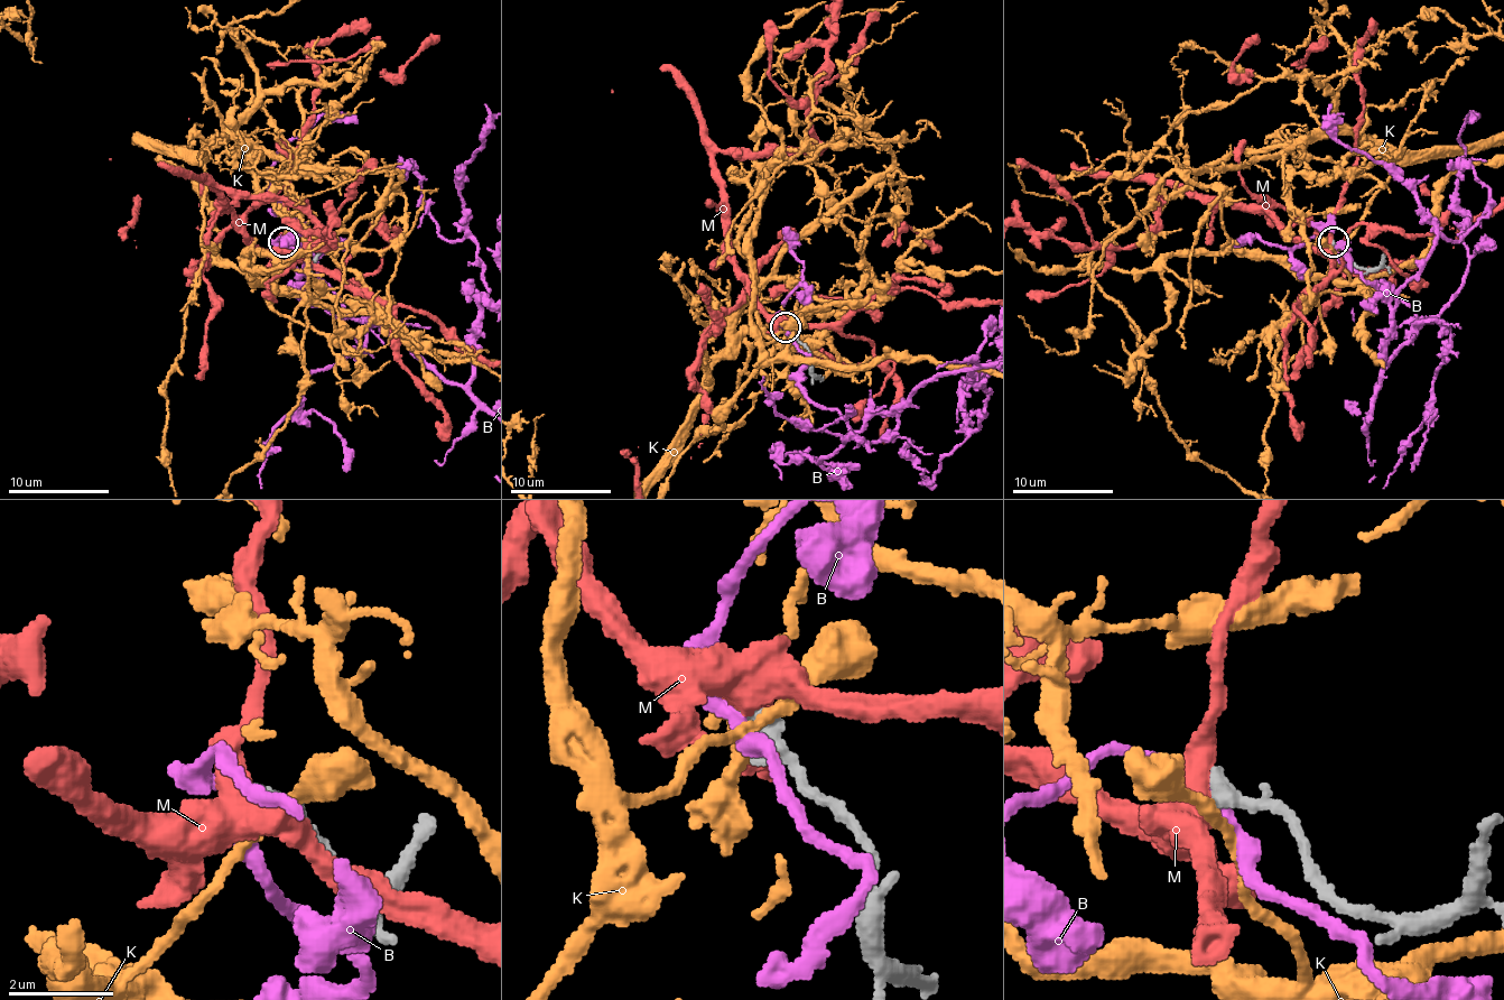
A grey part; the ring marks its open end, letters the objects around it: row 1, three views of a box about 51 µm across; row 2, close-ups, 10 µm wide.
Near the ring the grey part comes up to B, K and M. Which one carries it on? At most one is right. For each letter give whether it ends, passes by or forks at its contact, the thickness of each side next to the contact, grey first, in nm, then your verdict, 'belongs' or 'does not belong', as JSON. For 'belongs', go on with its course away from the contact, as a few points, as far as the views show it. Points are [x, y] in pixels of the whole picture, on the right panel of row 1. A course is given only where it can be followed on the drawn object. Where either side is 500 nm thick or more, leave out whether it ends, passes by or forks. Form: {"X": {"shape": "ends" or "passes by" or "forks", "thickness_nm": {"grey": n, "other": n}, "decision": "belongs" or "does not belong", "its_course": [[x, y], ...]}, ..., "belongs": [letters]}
{"B": {"shape": "passes by", "thickness_nm": {"grey": 280, "other": 240}, "decision": "does not belong"}, "K": {"shape": "passes by", "thickness_nm": {"grey": 300, "other": 240}, "decision": "does not belong"}, "M": {"thickness_nm": {"grey": 400, "other": 550}, "decision": "does not belong"}, "belongs": []}

